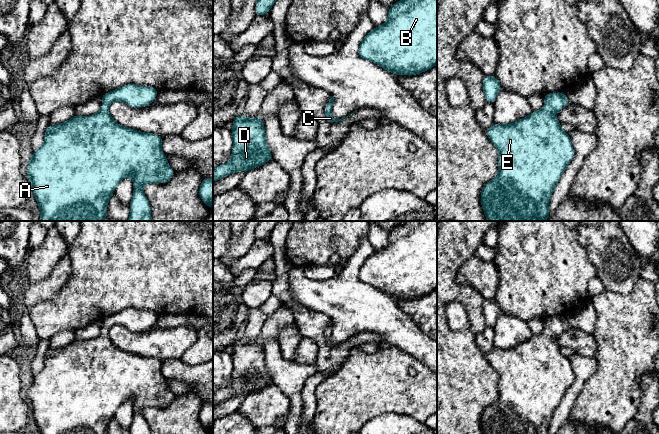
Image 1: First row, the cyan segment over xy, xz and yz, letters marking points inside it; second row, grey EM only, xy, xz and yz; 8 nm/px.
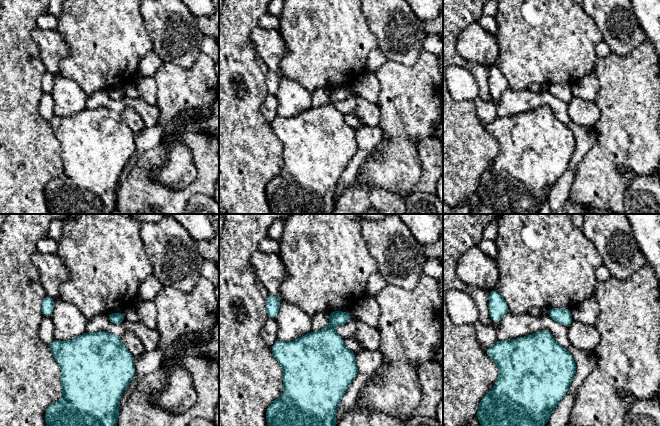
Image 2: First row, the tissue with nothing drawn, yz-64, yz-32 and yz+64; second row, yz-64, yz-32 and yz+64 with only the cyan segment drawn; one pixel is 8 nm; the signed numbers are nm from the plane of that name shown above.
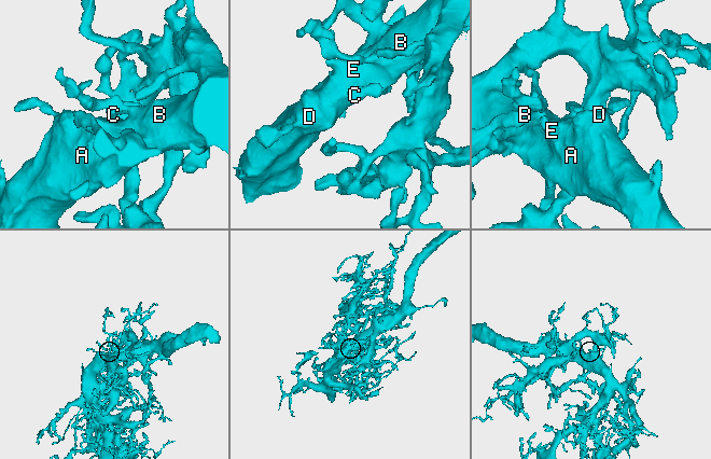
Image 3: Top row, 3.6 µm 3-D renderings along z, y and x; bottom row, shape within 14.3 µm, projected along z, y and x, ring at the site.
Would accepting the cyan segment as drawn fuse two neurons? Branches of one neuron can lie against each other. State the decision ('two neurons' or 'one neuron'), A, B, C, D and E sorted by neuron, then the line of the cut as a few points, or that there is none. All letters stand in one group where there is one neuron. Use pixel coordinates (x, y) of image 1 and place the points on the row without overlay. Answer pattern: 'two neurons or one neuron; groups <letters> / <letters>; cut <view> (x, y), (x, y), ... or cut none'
one neuron; groups A B C D E; cut none

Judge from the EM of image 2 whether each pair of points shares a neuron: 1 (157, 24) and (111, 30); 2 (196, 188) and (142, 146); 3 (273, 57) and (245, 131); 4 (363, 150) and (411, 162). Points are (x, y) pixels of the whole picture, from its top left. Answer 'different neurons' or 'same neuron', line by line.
1: different neurons
2: different neurons
3: different neurons
4: different neurons

